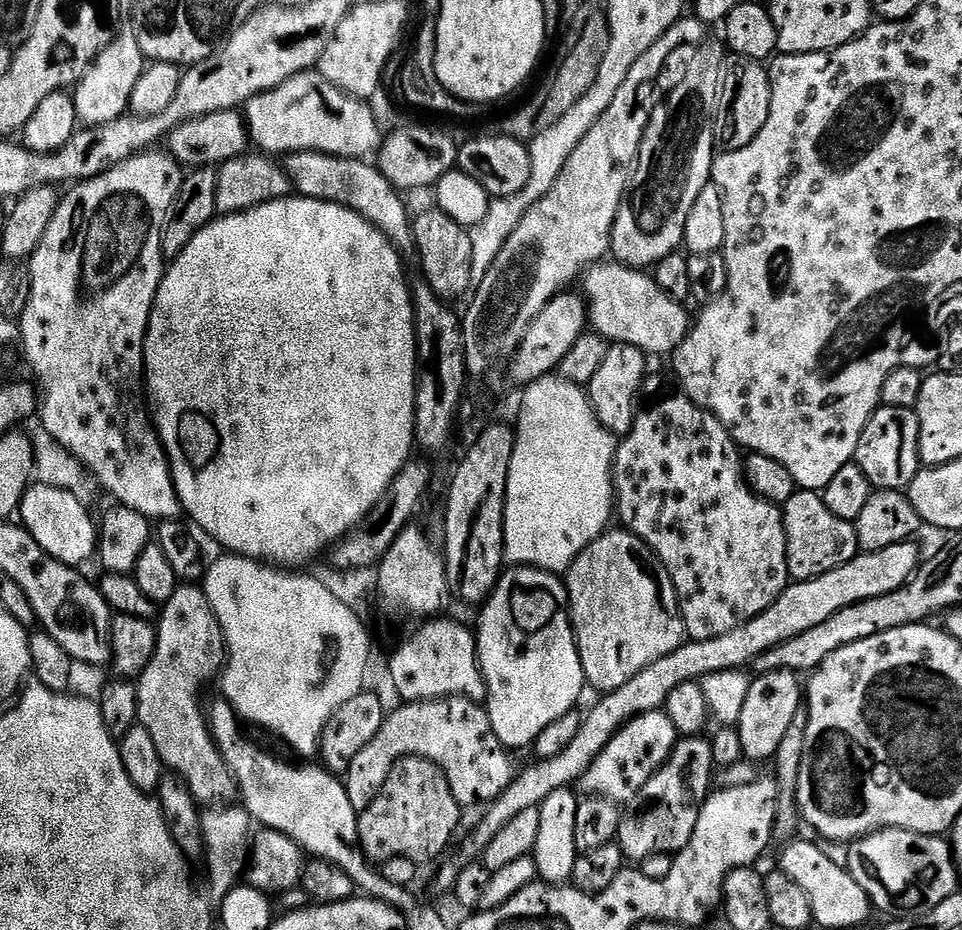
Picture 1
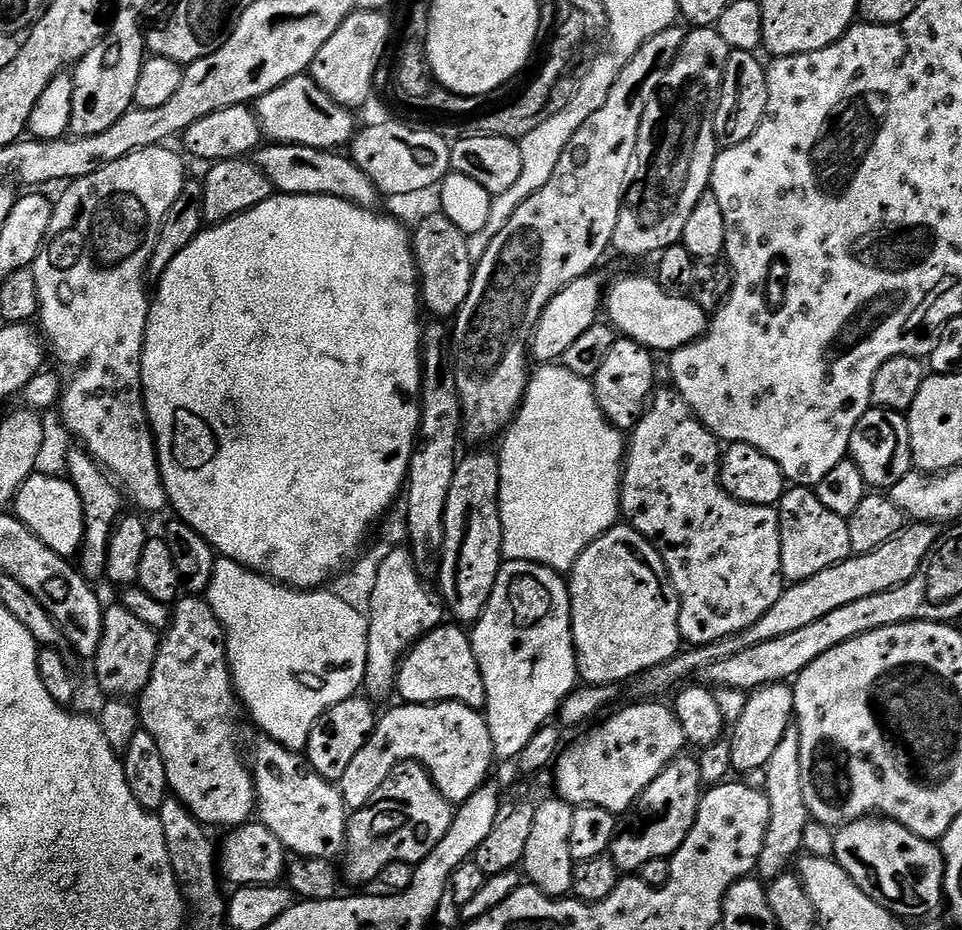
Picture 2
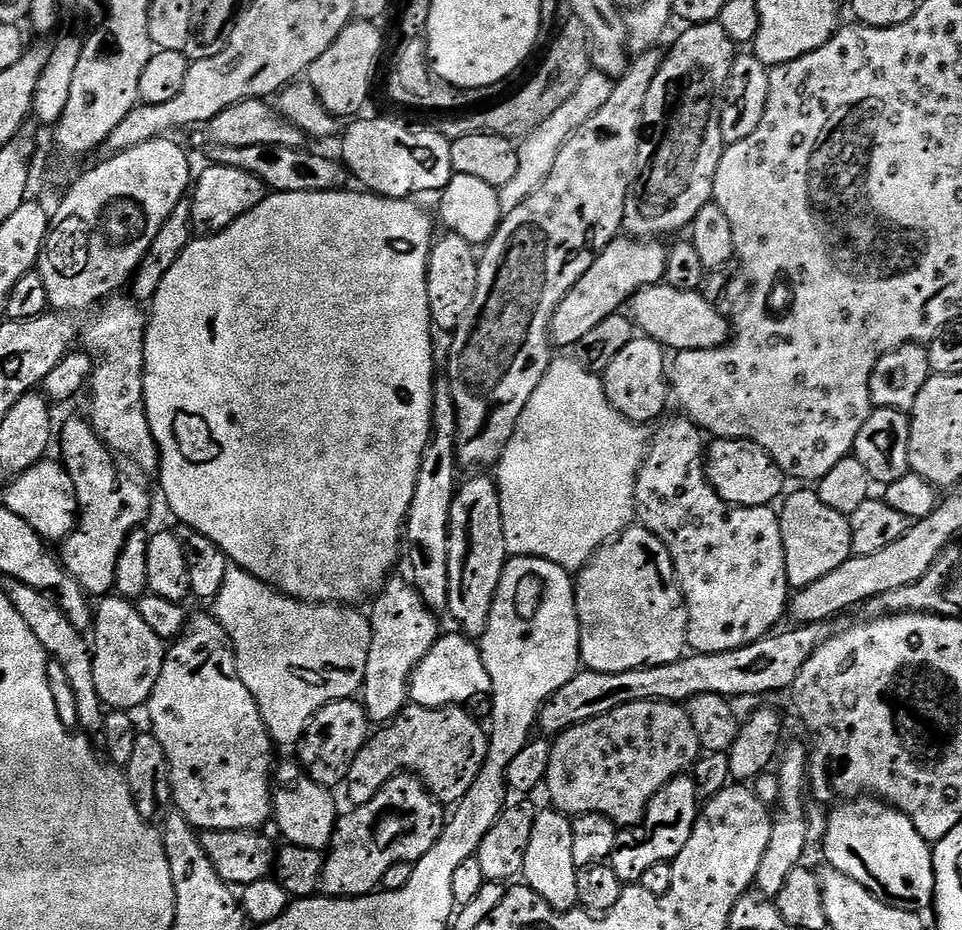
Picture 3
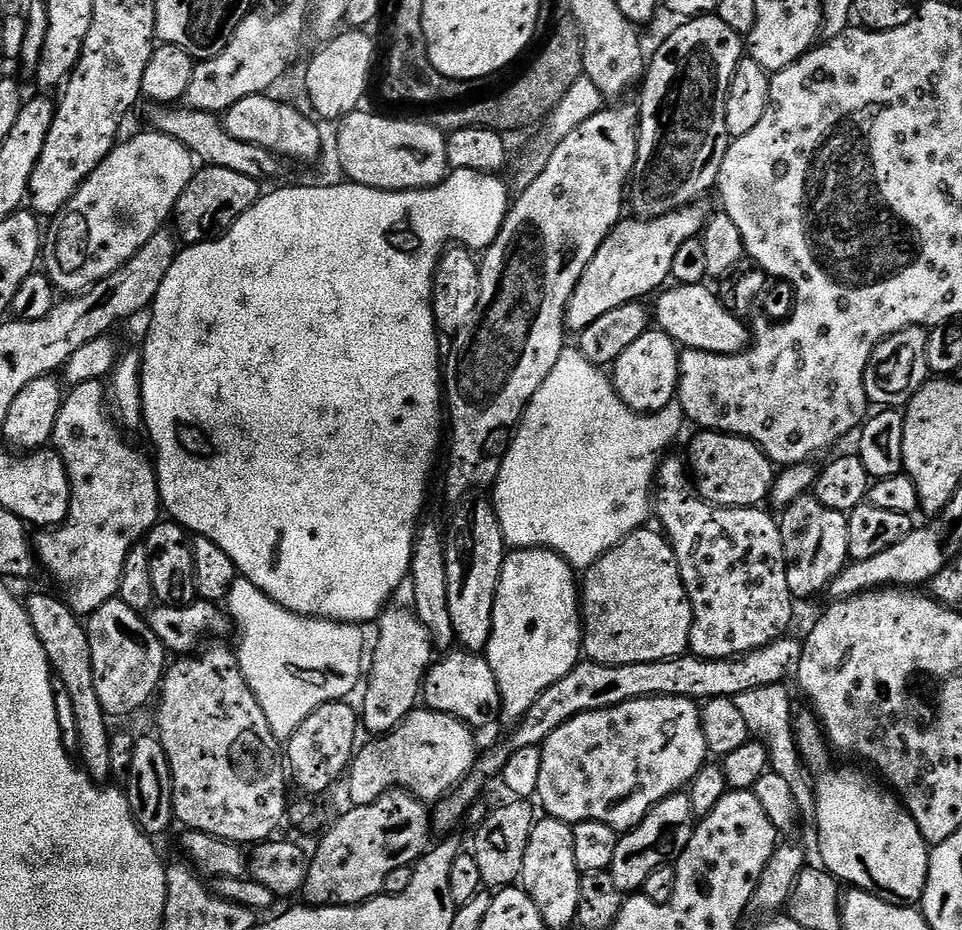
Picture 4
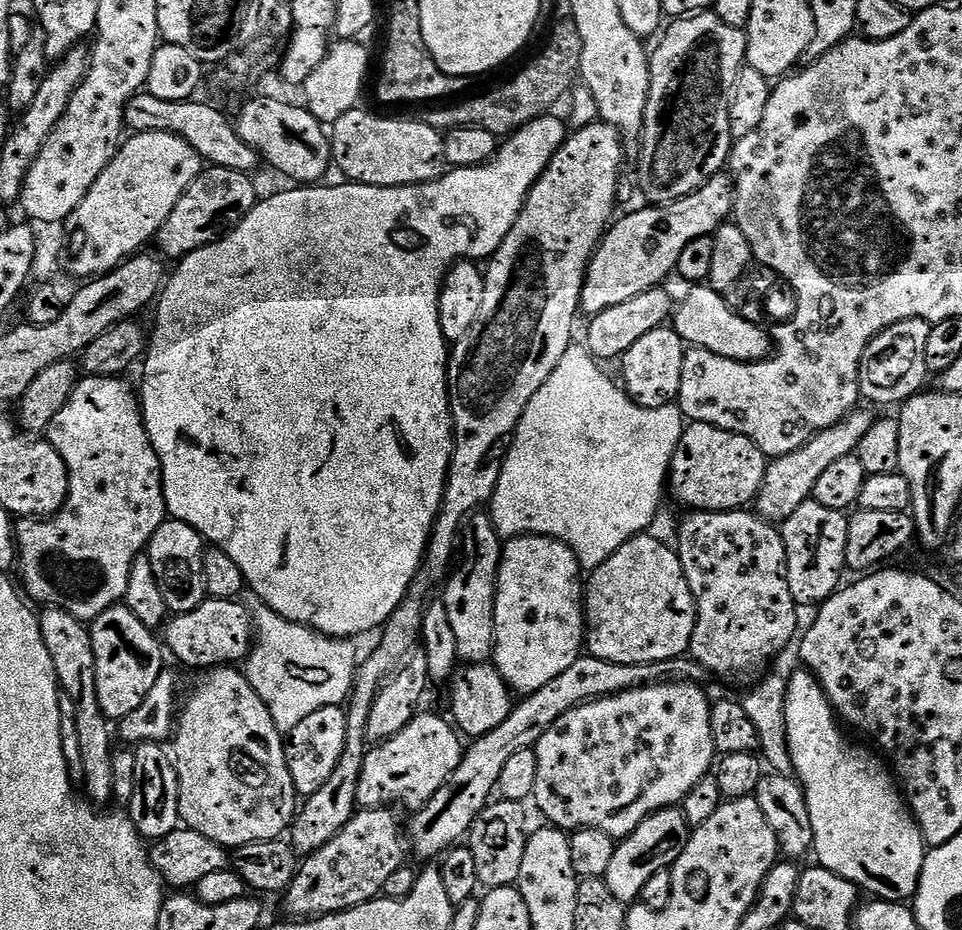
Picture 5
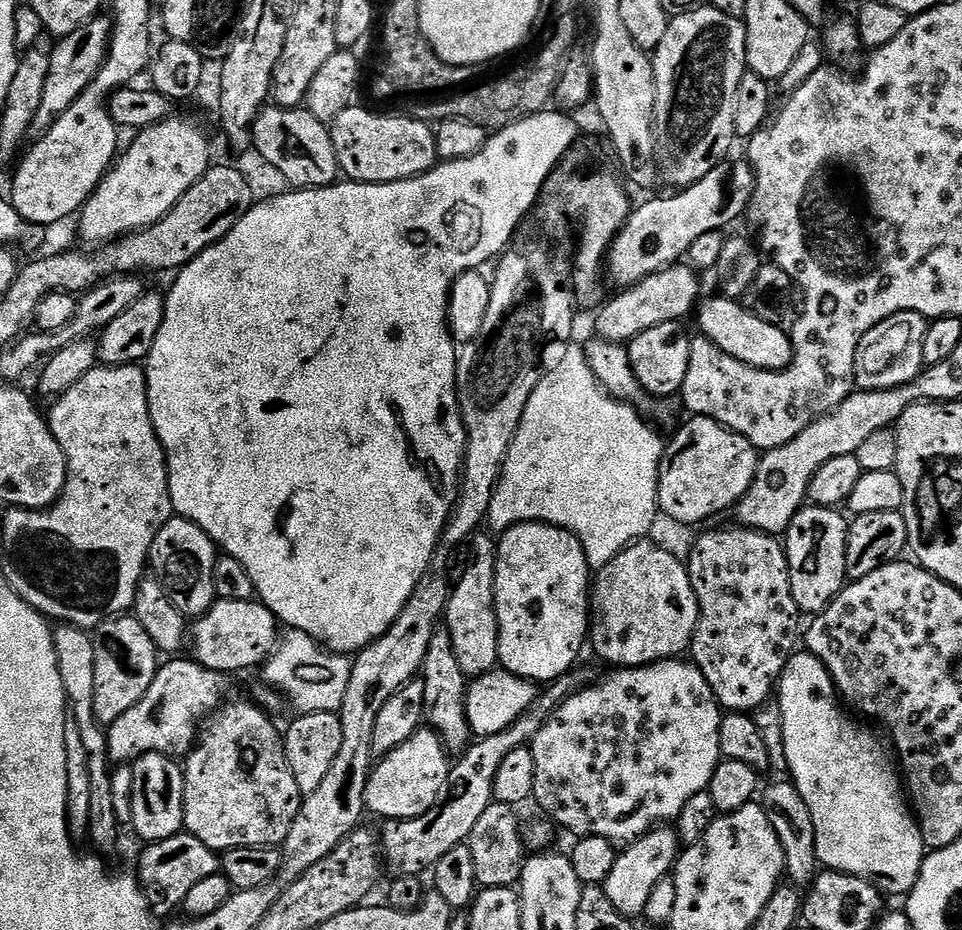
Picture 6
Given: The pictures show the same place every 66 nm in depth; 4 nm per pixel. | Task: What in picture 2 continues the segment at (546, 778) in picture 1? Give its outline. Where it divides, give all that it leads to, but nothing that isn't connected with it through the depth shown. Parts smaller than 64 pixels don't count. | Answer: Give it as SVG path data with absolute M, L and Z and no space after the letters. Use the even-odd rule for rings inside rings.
M909 523L897 536L890 538L886 546L878 546L878 550L861 556L853 554L842 563L830 566L830 570L814 574L814 578L798 580L785 587L778 602L774 602L774 606L770 606L770 610L766 610L766 614L754 626L750 626L747 632L719 640L716 644L702 644L681 650L665 664L654 666L649 672L643 673L638 683L648 692L664 692L671 684L690 677L694 672L703 673L706 666L746 650L749 644L770 642L770 638L794 634L794 630L802 630L802 626L810 626L818 622L818 618L826 618L826 614L831 614L833 610L850 606L850 602L858 602L858 598L870 598L870 594L882 594L882 590L890 590L910 582L910 578L918 574L925 560L937 547L936 532L937 529L931 524Z

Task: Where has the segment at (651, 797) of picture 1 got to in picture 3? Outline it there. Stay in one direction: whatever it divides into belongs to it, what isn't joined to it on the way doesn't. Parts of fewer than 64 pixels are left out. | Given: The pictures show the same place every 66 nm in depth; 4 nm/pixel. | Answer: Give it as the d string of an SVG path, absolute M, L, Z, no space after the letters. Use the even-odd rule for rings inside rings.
M678 775L669 784L662 786L662 790L658 790L656 797L648 803L648 808L640 823L617 831L610 867L614 870L614 874L618 874L618 878L623 884L626 886L635 885L642 878L642 874L646 874L646 870L650 870L650 866L667 864L675 860L678 854L682 854L682 846L686 846L686 842L690 842L690 834L696 825L698 815L698 804L696 808L696 803L698 803L696 784L692 781L691 775Z

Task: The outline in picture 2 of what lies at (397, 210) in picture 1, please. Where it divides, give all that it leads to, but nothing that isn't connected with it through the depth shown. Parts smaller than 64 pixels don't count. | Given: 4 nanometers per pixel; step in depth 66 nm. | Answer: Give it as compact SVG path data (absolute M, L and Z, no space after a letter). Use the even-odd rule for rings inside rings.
M268 142L256 149L254 162L268 175L273 189L285 196L333 196L370 209L382 200L376 183L352 161L351 155L336 150Z

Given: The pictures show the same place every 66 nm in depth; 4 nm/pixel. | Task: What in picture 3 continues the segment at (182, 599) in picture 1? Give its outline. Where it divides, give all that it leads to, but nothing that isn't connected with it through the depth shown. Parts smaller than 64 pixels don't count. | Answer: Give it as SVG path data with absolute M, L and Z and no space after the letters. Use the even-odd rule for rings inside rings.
M204 612L189 615L188 623L184 625L183 632L178 639L165 651L162 662L162 674L158 674L158 682L154 682L154 690L150 694L146 705L148 720L152 723L150 735L158 738L162 750L166 754L166 762L170 770L170 782L172 783L172 803L175 811L181 812L192 827L197 830L213 832L214 830L246 830L254 832L263 829L264 823L273 819L272 814L272 794L274 791L274 768L272 772L272 748L274 741L268 732L268 727L264 724L264 719L260 713L260 707L254 702L250 690L241 682L236 675L236 653L230 647L230 641L226 630L216 621L215 615Z

